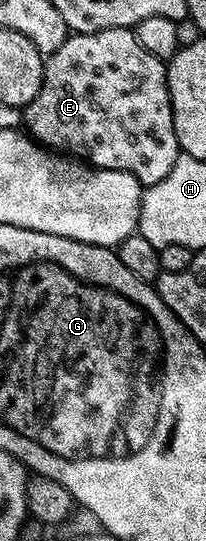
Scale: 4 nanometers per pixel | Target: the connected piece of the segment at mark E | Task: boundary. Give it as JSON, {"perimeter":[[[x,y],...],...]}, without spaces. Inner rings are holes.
{"perimeter":[[[130,28],[68,35],[67,41],[46,57],[41,86],[22,113],[26,131],[44,148],[97,168],[128,172],[144,186],[161,182],[181,154],[173,130],[167,65],[149,54]]]}

